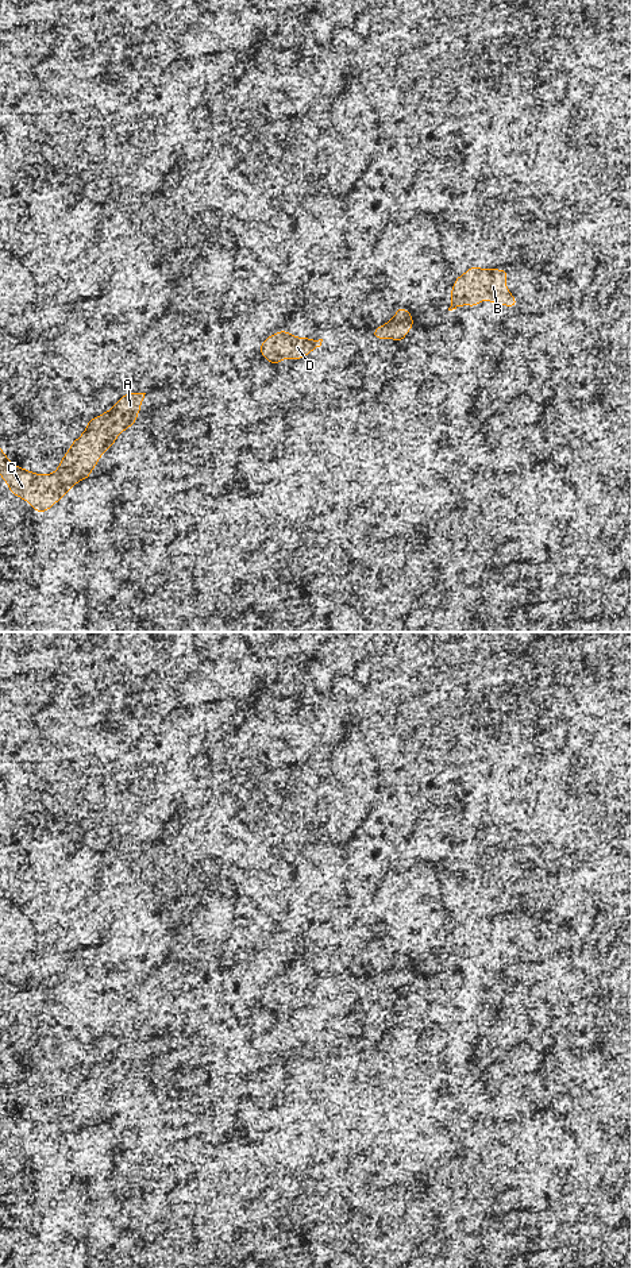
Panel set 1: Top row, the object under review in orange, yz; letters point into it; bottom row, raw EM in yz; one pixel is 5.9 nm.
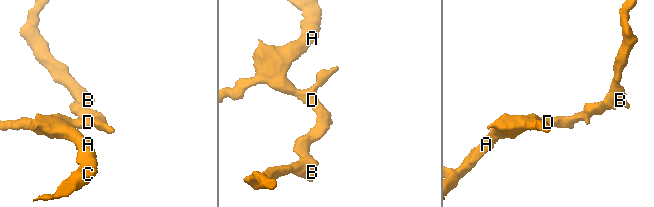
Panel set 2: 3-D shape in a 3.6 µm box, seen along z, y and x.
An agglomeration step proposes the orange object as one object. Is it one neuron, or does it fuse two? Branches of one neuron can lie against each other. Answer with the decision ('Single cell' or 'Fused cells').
Single cell

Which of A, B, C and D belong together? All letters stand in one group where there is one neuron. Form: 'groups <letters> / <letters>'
groups A B C D

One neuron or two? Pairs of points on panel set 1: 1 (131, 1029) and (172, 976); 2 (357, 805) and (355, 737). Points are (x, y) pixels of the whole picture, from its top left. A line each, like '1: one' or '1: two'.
1: one
2: one

